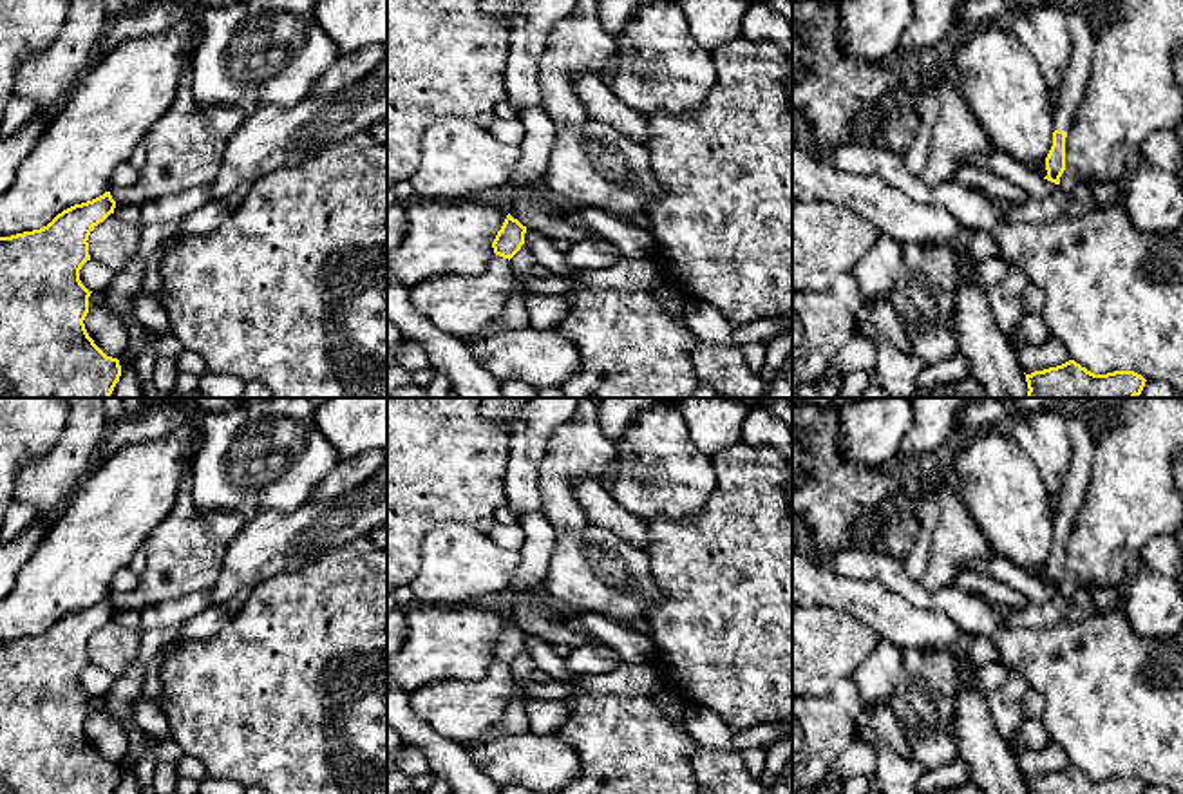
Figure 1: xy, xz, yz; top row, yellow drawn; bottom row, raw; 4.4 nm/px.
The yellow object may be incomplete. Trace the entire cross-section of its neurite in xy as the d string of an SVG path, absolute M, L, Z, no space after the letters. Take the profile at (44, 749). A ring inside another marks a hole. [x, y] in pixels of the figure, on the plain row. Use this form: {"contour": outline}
{"contour": "M105 597L63 615L40 635L0 642L0 794L114 794L119 787L119 765L107 761L85 734L92 696L80 685L81 671L90 666L89 640L114 613L116 606Z"}

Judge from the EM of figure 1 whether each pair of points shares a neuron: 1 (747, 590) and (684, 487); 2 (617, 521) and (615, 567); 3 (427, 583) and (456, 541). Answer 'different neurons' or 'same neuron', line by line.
1: different neurons
2: different neurons
3: same neuron

